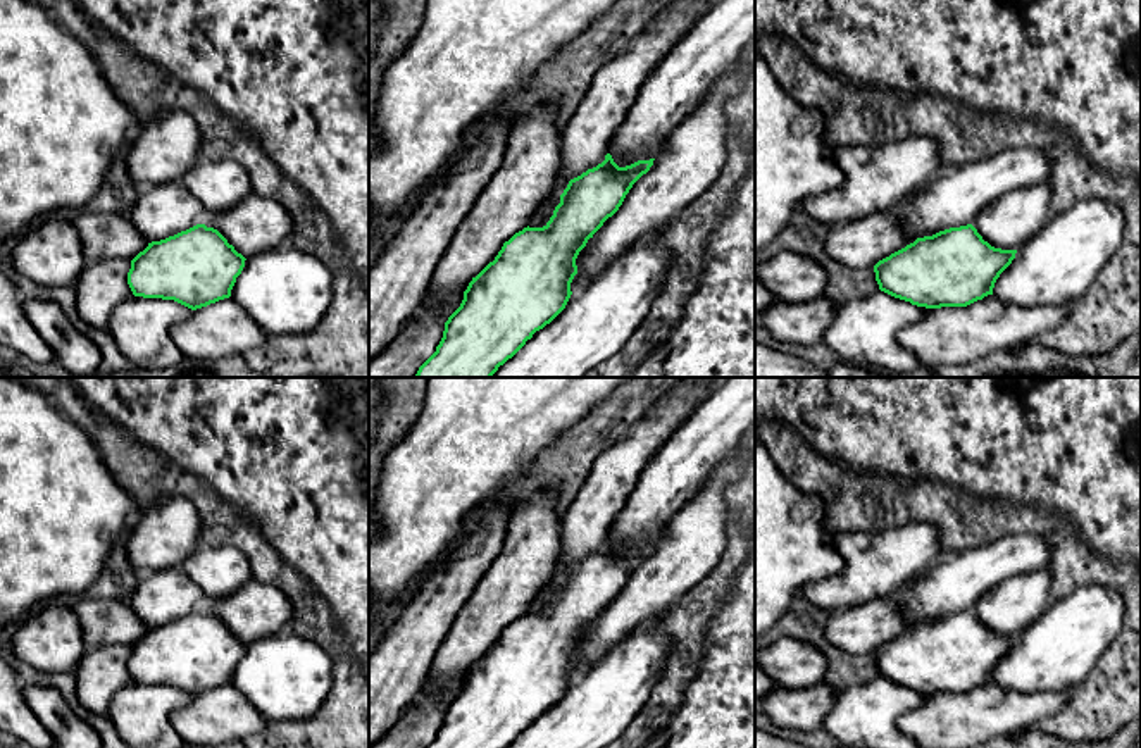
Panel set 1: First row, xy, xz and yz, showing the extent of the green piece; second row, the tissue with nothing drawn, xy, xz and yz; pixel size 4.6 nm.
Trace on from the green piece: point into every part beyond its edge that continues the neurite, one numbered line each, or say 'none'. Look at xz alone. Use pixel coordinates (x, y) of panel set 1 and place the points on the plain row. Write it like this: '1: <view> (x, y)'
none

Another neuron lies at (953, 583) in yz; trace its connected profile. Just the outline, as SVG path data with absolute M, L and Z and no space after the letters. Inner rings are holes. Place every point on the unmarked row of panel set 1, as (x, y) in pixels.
M1041 534L1003 536L988 545L938 558L891 598L908 622L932 622L972 610L977 600L1012 576L1044 570L1051 546Z

